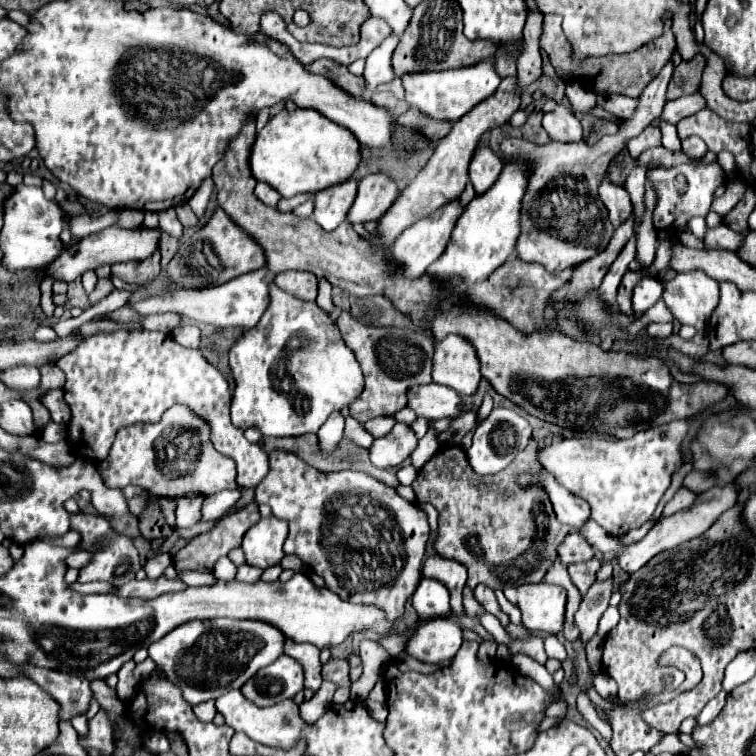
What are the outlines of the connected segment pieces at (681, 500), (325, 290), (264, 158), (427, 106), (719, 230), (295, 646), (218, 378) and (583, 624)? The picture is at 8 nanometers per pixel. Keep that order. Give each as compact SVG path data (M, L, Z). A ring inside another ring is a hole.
M681 487L673 496L673 498L665 505L661 517L667 517L673 513L690 507L695 501L696 495L694 492Z
M319 277L319 295L317 295L317 305L321 305L321 309L325 309L327 313L333 313L333 301L331 301L331 283L325 277Z
M317 109L279 111L257 133L251 149L251 171L257 181L269 183L281 197L289 199L301 193L317 193L331 185L341 185L351 179L361 163L361 143L353 133Z
M491 57L491 61L481 61L473 67L427 71L427 73L403 73L401 79L403 79L403 87L405 87L405 99L409 101L411 107L417 107L421 113L425 113L433 119L449 119L449 121L459 119L473 105L477 105L483 99L487 99L489 95L493 95L501 81L493 69L493 57Z
M727 225L715 227L715 229L707 229L707 237L705 237L705 245L707 247L719 247L719 249L729 249L729 251L739 251L739 247L743 245L745 237L747 237L749 229L745 231L733 231Z
M287 639L287 647L285 653L295 657L297 661L301 661L301 665L305 667L305 687L317 691L321 685L321 659L319 659L319 649L311 643L295 643L291 639Z
M113 331L83 339L71 353L57 361L67 375L63 387L71 409L67 423L67 445L83 459L105 459L119 427L133 423L157 423L175 403L189 405L211 425L215 449L237 463L239 487L255 487L269 473L269 457L259 445L249 443L229 417L229 383L197 349L175 343L167 333L157 331Z
M607 579L603 583L593 583L591 591L583 597L583 603L581 603L579 611L575 613L575 623L577 623L579 631L581 631L583 649L587 647L587 643L597 633L597 623L599 623L601 615L605 613L605 609L609 607L611 591L613 591L611 579Z

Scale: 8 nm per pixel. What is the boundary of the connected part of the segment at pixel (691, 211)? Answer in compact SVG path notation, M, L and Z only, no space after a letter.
M689 159L687 163L681 163L673 167L671 171L665 171L665 167L655 167L647 171L647 179L653 185L657 193L657 203L653 211L653 225L659 231L665 229L681 229L689 223L689 219L701 215L705 217L711 201L713 201L713 191L721 185L725 185L725 171L717 161L713 163L699 163L695 159Z

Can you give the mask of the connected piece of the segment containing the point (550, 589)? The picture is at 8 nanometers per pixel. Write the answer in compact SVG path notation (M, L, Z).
M537 583L505 589L505 597L523 613L523 625L529 631L559 633L565 615L565 589L557 585Z

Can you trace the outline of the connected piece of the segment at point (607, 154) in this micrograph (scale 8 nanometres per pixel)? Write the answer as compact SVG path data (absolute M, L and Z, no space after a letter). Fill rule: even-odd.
M665 65L661 73L645 87L641 93L641 107L625 123L619 124L619 133L605 137L597 145L565 145L551 141L547 145L537 145L527 139L507 137L499 145L501 153L513 161L523 161L531 165L531 175L521 201L521 235L517 239L517 255L523 261L541 263L549 273L557 273L569 265L579 265L607 247L613 225L607 217L607 209L599 199L599 185L605 177L611 159L625 147L627 139L639 135L655 117L661 115L665 105L667 83L673 75L673 65ZM559 181L577 181L571 187L557 189Z

